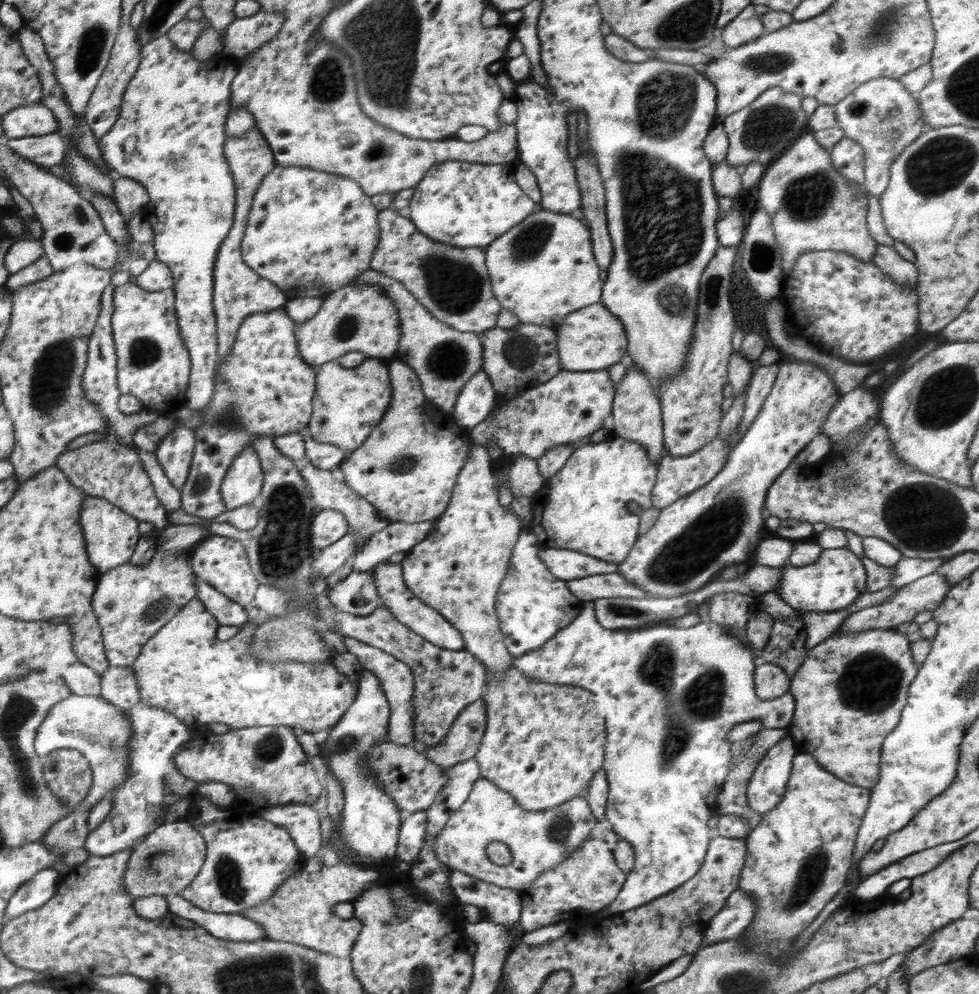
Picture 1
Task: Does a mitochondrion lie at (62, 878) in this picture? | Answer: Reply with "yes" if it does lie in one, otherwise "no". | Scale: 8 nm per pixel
no

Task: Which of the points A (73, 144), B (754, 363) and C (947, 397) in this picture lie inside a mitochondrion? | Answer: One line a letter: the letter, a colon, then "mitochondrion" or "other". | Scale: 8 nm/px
A: other
B: other
C: mitochondrion

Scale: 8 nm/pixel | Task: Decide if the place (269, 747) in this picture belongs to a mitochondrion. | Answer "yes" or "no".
yes

